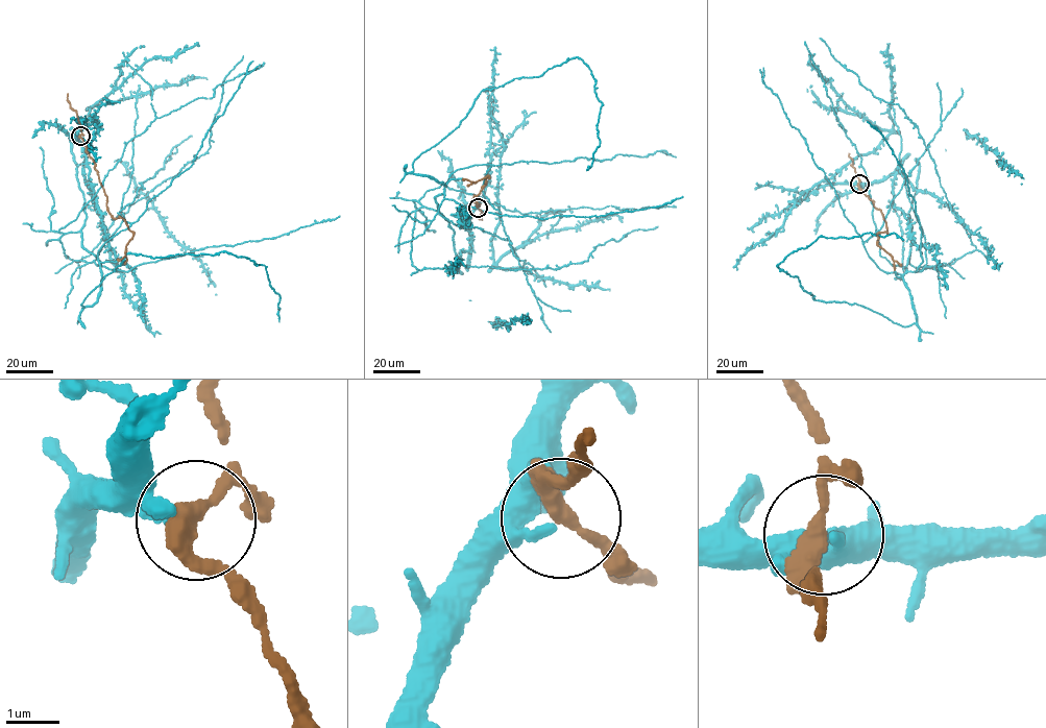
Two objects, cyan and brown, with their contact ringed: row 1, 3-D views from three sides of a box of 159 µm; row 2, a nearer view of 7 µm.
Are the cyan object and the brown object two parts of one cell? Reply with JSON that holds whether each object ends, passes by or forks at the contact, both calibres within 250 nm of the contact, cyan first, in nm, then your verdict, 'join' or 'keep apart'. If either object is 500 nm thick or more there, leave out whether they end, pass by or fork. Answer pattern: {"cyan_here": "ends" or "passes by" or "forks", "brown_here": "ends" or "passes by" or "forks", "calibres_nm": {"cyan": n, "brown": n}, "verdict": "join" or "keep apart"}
{"cyan_here": "ends", "brown_here": "passes by", "calibres_nm": {"cyan": 150, "brown": 320}, "verdict": "join"}

